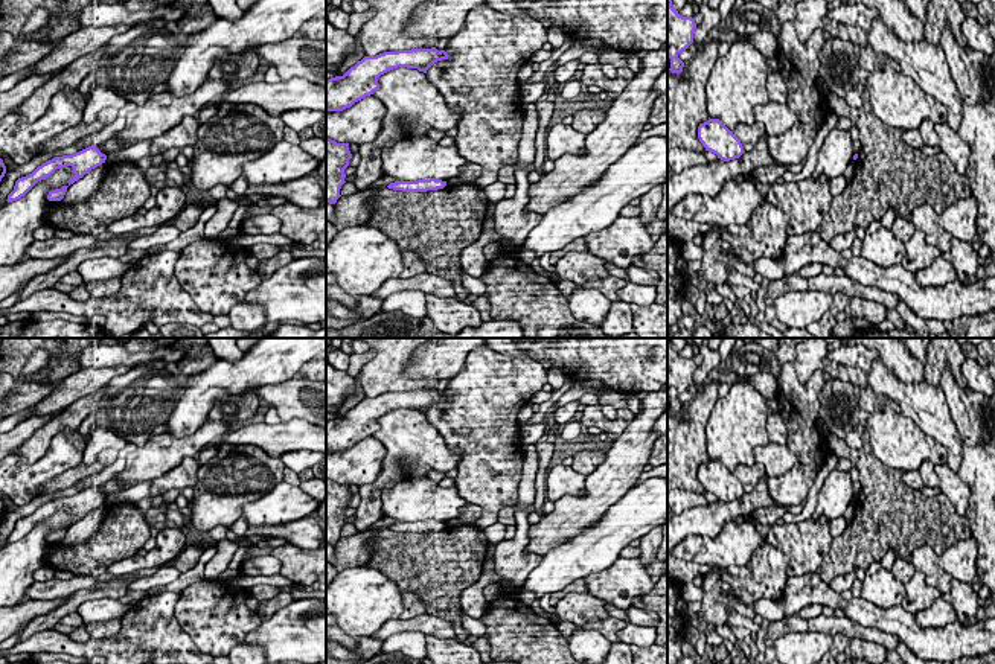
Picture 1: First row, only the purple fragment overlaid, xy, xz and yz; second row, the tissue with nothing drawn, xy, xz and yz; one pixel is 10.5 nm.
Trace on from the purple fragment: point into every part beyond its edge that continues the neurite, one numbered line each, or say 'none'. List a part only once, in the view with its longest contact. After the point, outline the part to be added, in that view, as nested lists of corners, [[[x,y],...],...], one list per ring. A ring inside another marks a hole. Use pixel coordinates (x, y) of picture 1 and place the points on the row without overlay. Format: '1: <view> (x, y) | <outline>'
none

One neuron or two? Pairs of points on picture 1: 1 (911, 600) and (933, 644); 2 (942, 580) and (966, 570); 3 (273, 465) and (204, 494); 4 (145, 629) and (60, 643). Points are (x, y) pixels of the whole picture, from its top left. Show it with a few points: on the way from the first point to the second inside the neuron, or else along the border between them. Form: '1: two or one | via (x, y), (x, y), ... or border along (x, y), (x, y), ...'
1: two | border along (901, 605), (913, 614)
2: two | border along (937, 558), (942, 568), (953, 577)
3: one | via (256, 475), (229, 482), (221, 489)
4: one | via (124, 646), (81, 648)

